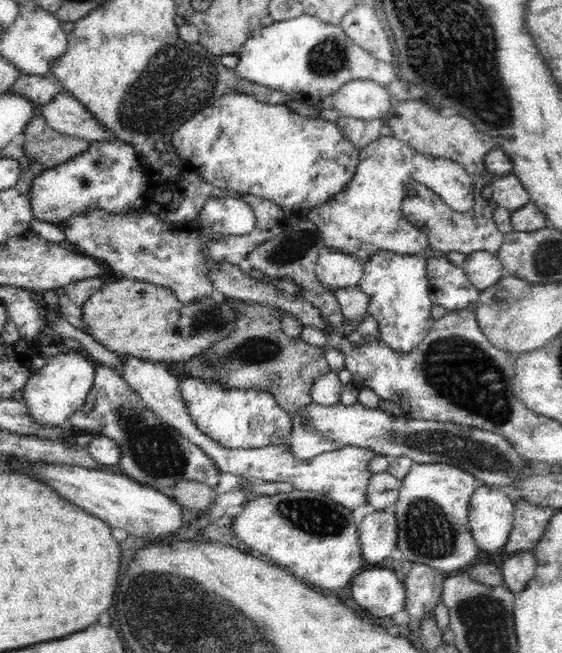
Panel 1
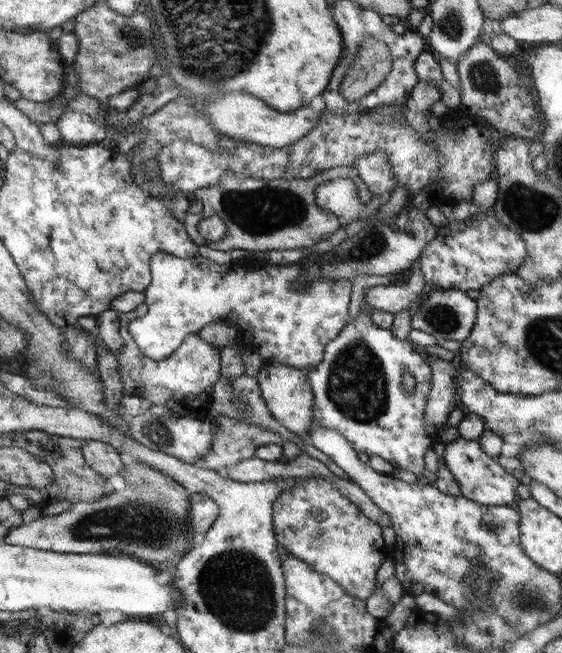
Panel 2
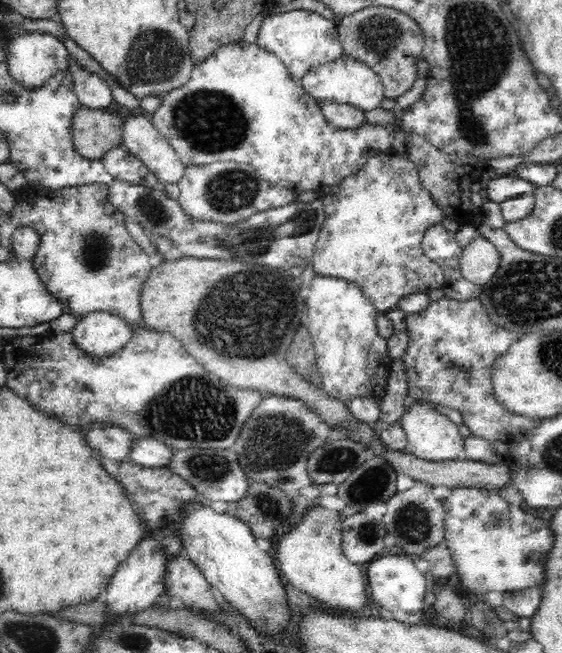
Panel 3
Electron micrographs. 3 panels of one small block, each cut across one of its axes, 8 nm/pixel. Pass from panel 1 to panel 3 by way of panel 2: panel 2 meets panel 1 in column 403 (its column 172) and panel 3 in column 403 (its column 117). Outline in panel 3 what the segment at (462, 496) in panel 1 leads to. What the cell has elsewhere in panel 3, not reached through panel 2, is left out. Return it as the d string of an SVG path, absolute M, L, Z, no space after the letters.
M415 480L412 488L397 492L387 502L387 510L382 522L387 530L382 555L406 555L414 557L431 546L444 545L445 540L445 508L441 500L434 500L432 486Z

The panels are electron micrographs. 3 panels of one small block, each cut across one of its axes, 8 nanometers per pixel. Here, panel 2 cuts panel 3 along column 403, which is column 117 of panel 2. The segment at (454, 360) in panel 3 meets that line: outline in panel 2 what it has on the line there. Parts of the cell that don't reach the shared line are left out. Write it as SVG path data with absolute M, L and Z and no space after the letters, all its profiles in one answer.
M145 304L138 306L132 312L120 313L119 334L124 339L124 348L116 354L119 360L120 375L124 385L124 394L139 396L150 400L152 404L166 404L170 414L175 417L212 418L210 406L214 383L218 383L220 376L220 354L214 350L212 344L202 340L199 334L187 335L182 344L164 360L152 360L146 356L130 332L132 320L146 314Z

